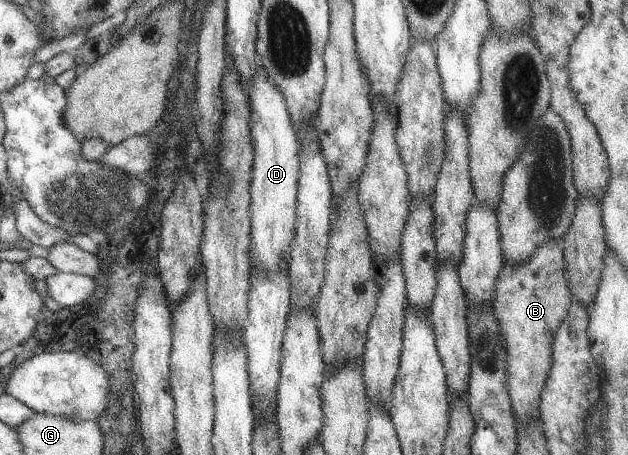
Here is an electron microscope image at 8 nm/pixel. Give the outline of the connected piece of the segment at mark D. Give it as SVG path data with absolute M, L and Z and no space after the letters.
M259 66L250 80L248 92L248 107L250 108L250 139L252 140L253 162L251 163L251 178L249 181L250 203L249 213L249 246L248 258L265 271L279 269L278 261L285 253L289 258L288 250L294 239L296 186L298 179L298 142L294 135L284 98L279 89L267 78L266 71Z

